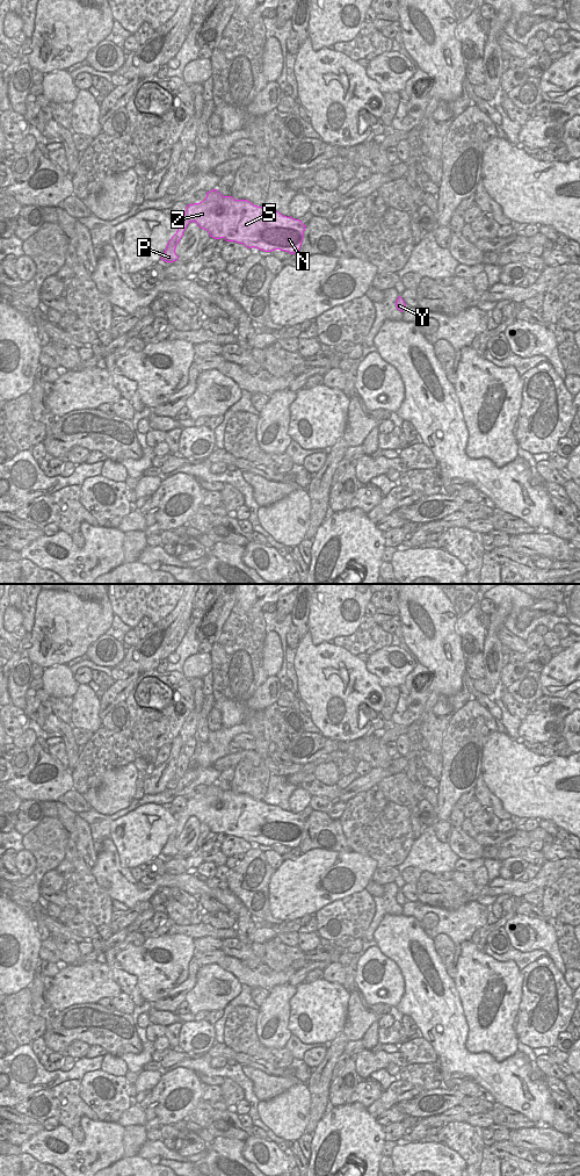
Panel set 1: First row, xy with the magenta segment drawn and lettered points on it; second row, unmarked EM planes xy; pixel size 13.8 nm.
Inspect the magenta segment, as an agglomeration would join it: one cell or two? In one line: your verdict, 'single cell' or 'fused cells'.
fused cells

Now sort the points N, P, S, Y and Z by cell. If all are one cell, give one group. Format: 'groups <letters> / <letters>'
groups N S Y Z / P

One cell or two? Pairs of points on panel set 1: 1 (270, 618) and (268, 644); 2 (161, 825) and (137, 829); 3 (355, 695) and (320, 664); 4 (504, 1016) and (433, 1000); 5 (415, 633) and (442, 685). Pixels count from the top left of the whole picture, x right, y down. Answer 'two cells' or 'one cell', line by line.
1: two cells
2: one cell
3: one cell
4: two cells
5: one cell

